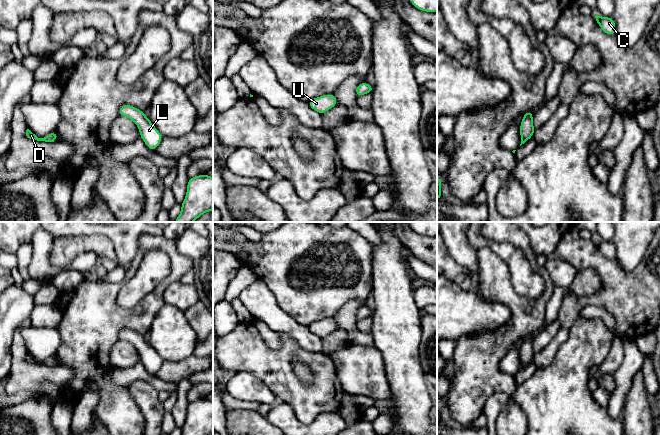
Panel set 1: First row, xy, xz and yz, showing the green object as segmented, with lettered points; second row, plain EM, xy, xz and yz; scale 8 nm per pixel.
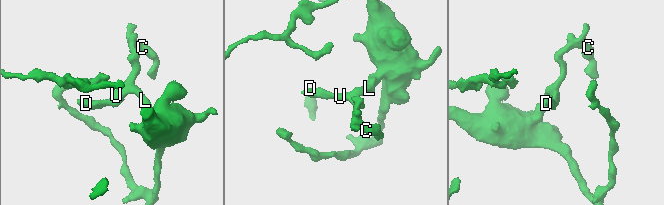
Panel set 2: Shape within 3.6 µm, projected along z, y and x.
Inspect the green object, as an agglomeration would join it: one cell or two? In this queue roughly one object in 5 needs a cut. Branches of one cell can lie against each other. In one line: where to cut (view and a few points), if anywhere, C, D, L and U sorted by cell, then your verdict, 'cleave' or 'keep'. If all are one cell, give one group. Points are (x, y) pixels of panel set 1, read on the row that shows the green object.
no cut | C D L U | keep

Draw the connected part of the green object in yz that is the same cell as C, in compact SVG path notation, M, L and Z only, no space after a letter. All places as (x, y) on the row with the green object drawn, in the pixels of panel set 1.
M596 15L595 18L604 33L606 33L607 35L616 34L616 24L612 17L602 17Z

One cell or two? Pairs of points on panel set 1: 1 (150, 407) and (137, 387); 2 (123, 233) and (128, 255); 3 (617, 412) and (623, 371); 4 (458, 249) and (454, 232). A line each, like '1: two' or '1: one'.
1: one
2: one
3: one
4: one

